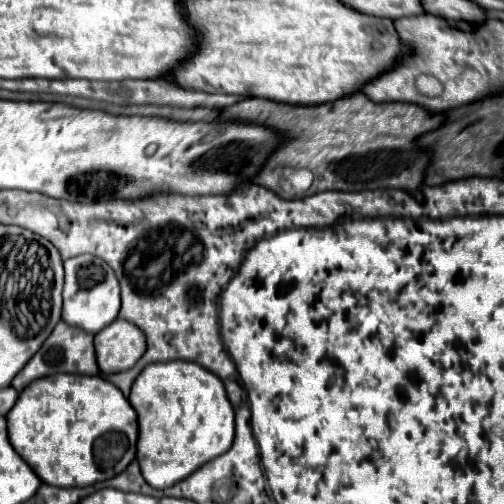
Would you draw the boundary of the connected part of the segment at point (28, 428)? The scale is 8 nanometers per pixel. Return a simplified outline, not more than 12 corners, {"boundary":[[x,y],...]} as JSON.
{"boundary":[[101,376],[35,380],[7,414],[45,482],[91,486],[137,454],[137,412]]}

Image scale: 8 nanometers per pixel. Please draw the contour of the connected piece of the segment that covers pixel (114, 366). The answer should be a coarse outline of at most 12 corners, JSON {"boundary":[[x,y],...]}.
{"boundary":[[127,320],[95,334],[105,374],[133,368],[145,334]]}

